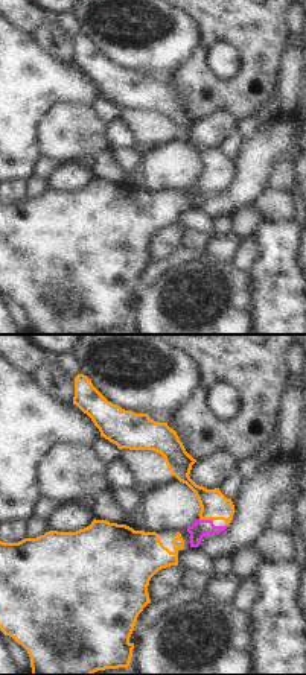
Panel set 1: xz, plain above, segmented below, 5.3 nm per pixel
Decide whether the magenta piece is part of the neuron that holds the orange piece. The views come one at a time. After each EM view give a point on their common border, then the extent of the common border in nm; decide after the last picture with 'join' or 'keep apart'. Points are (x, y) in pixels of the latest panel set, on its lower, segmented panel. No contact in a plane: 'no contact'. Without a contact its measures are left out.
meets orange at (206, 519); contact 70 nm long

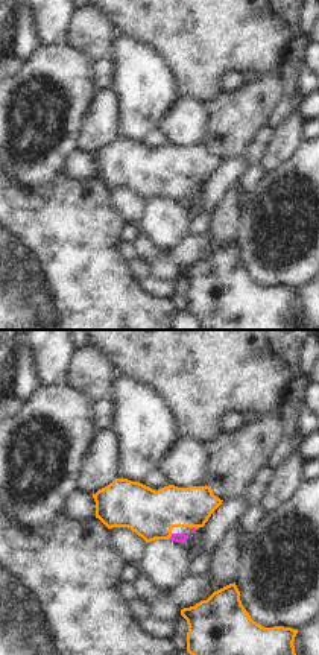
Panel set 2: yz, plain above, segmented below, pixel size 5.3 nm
meets orange at (170, 535); contact 40 nm long

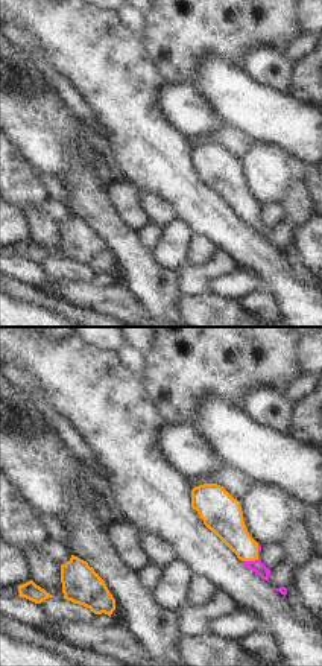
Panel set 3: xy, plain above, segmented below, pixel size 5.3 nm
meets orange at (255, 558); contact 130 nm long

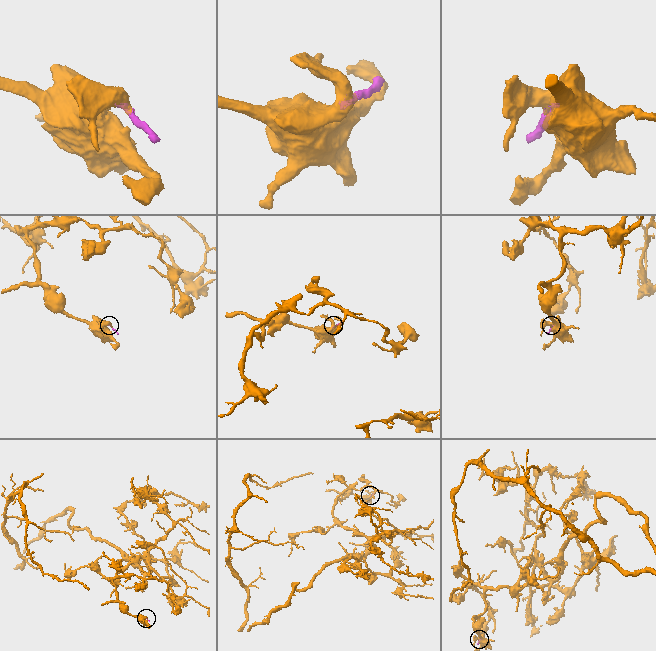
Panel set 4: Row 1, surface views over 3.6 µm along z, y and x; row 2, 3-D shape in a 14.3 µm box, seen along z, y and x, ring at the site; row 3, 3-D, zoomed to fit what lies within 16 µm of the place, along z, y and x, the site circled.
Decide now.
join

